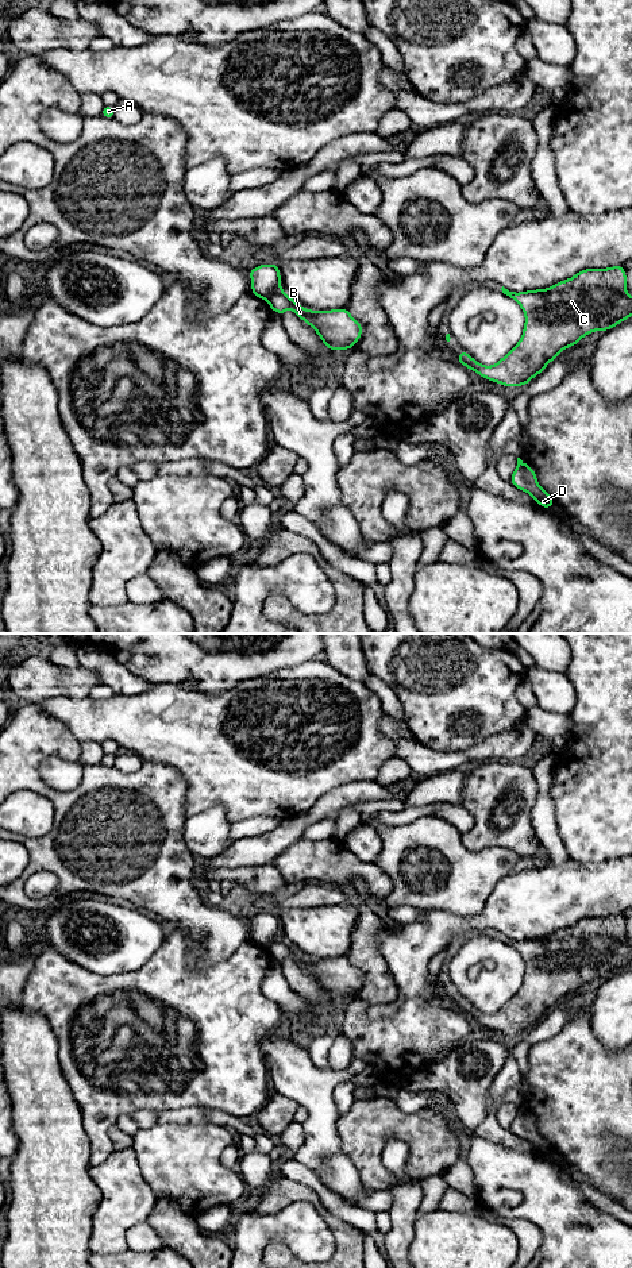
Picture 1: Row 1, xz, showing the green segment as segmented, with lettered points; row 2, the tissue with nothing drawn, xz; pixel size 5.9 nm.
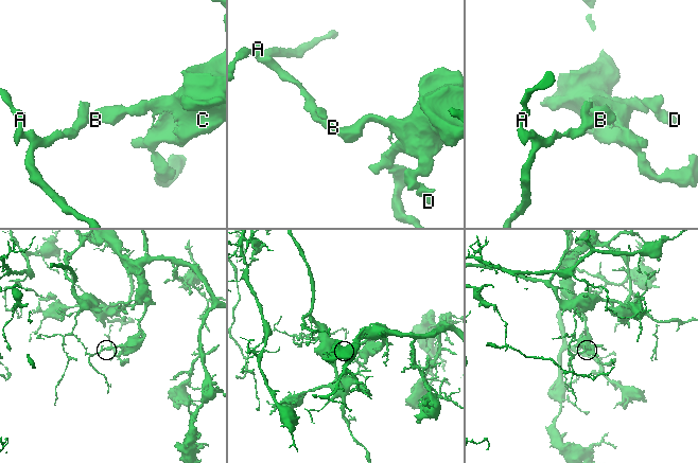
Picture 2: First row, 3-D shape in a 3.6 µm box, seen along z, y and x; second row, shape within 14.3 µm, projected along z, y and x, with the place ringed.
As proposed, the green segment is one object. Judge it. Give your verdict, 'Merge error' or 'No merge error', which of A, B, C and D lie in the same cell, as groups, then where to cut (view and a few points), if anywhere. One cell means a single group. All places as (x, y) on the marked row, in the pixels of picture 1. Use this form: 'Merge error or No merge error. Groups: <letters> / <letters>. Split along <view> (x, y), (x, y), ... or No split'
Merge error. Groups: A / B C D. Split along xz (280, 288), (268, 300)

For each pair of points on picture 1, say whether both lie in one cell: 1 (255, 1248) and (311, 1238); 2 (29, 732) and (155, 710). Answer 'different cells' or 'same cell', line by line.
1: same cell
2: different cells

